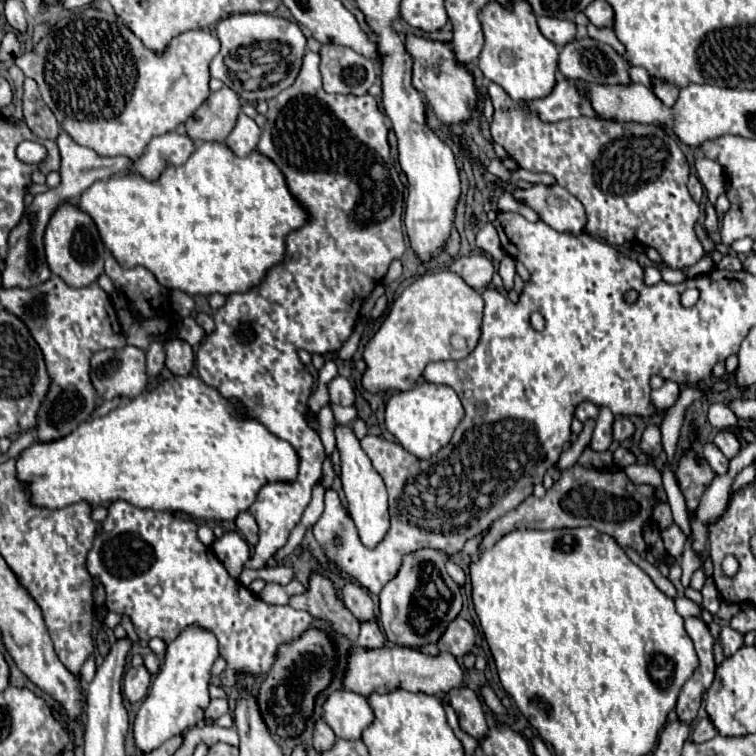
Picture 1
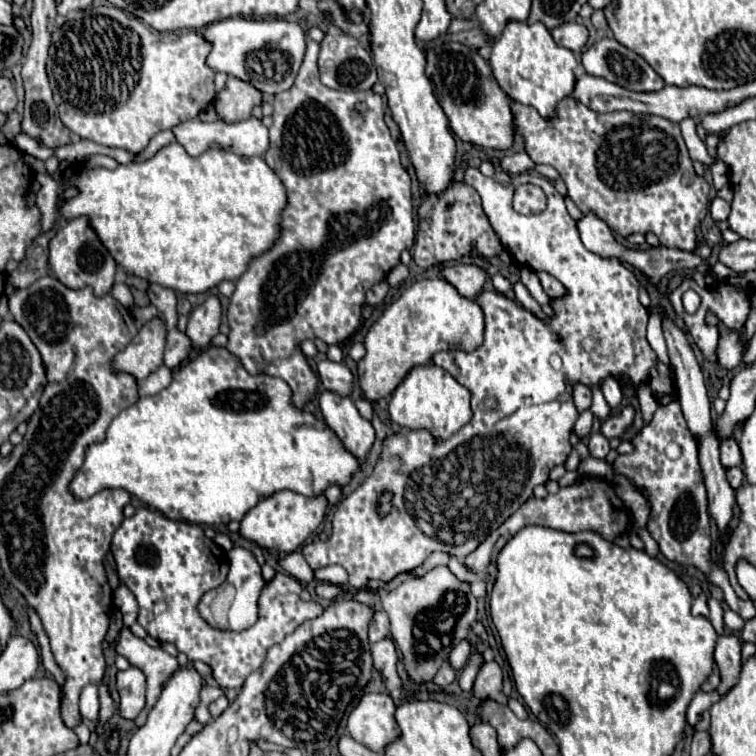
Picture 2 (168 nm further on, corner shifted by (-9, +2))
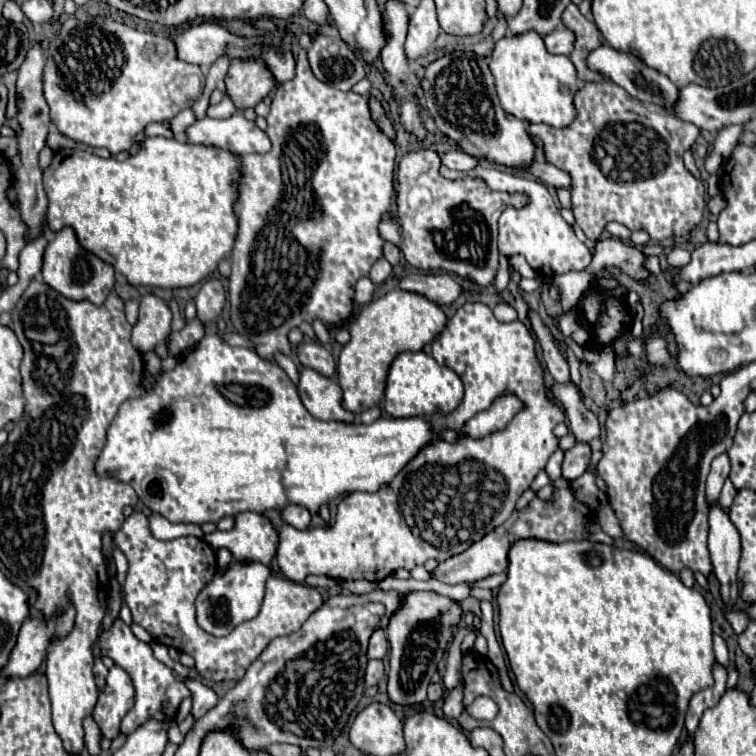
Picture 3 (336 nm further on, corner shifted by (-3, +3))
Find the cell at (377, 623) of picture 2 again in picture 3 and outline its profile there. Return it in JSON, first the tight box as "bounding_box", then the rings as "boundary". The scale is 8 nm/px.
{"bounding_box":[369,629,387,659],"boundary":[[[375,629],[371,639],[369,639],[369,659],[377,657],[377,659],[383,659],[385,657],[385,651],[387,651],[387,637],[385,637],[385,629]]]}

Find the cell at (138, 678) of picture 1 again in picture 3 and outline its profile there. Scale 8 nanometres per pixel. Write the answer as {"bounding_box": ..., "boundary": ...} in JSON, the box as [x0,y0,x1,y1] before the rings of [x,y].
{"bounding_box":[93,665,133,739],"boundary":[[[113,665],[107,675],[107,685],[99,693],[99,701],[95,705],[93,717],[107,739],[115,739],[119,735],[121,719],[131,711],[133,707],[133,681],[125,669],[119,665]]]}

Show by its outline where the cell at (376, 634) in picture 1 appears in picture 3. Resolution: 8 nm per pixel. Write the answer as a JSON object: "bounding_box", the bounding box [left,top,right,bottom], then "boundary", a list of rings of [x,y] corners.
{"bounding_box":[365,659,383,687],"boundary":[[[371,659],[367,665],[367,675],[365,675],[365,685],[371,687],[383,677],[383,661],[381,659]]]}

